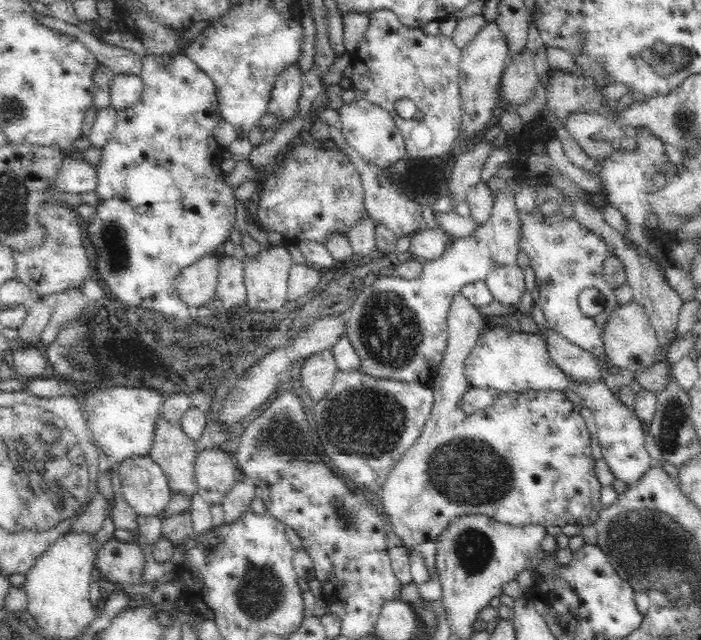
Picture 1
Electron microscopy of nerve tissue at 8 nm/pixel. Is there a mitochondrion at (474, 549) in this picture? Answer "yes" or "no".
yes

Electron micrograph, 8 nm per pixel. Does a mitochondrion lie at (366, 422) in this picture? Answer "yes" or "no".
yes

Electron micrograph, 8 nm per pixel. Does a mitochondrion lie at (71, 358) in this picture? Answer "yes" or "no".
yes

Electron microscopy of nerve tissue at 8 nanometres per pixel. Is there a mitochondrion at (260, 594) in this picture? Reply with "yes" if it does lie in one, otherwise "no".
yes

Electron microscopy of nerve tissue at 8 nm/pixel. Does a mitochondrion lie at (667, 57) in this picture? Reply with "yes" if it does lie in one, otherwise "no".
yes

